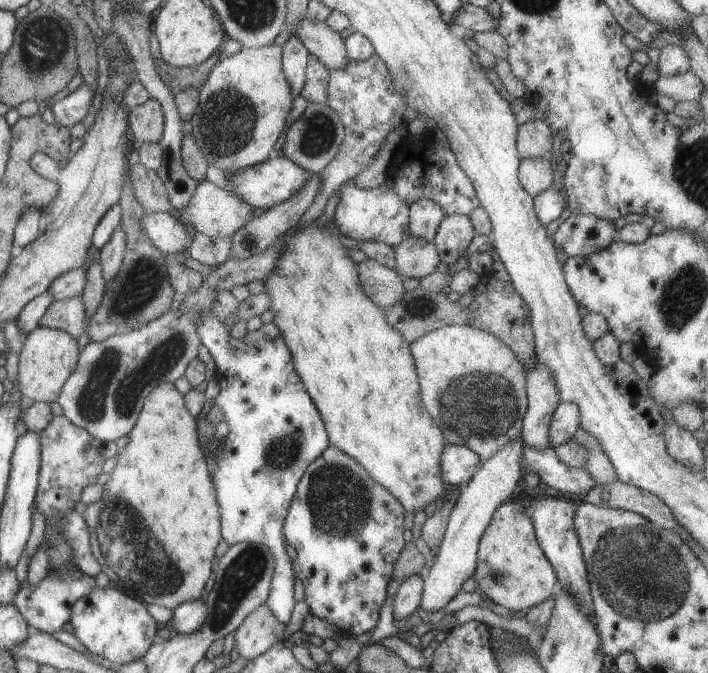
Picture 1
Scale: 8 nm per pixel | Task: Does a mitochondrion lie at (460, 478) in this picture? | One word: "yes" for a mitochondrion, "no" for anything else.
no

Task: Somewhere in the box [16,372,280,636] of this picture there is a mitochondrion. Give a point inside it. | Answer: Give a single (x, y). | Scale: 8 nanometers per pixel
(160, 576)

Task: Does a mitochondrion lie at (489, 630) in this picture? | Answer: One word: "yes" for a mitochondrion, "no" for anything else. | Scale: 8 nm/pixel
no

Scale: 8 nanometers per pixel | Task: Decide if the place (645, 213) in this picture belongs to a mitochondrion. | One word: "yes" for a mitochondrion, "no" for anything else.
no

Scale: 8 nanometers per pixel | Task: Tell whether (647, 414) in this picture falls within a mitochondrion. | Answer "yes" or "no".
no

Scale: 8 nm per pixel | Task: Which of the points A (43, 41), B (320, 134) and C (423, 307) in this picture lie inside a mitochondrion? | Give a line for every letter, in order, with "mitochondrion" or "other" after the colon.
A: mitochondrion
B: mitochondrion
C: mitochondrion

